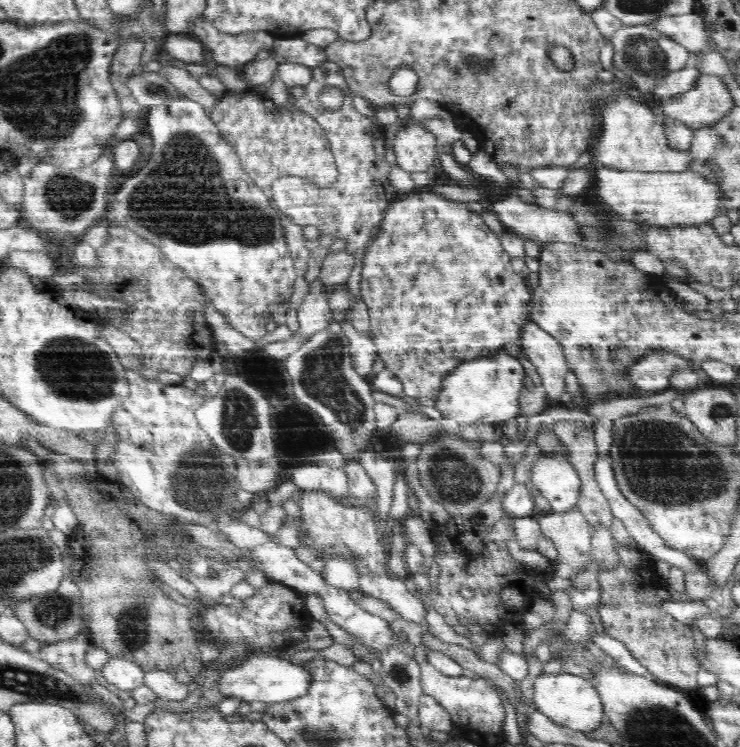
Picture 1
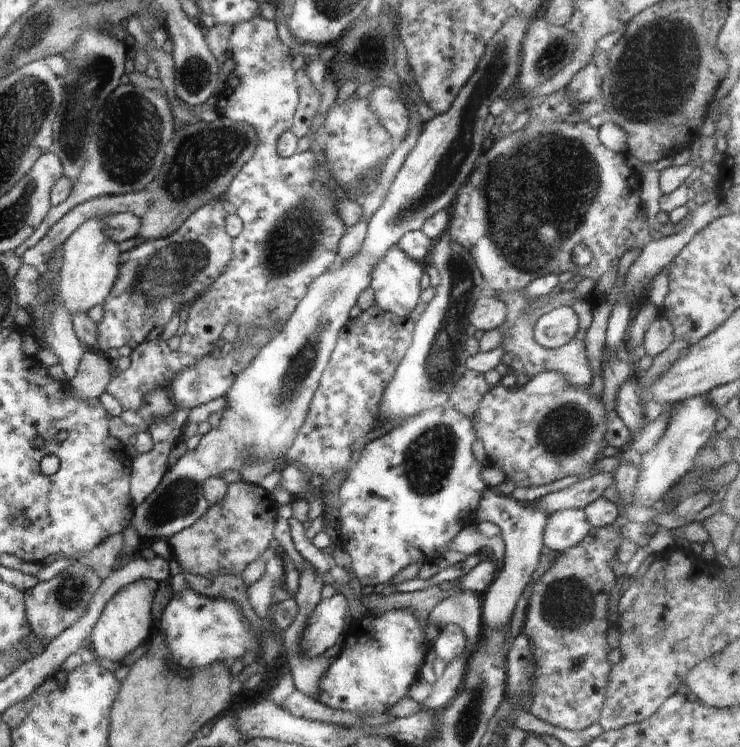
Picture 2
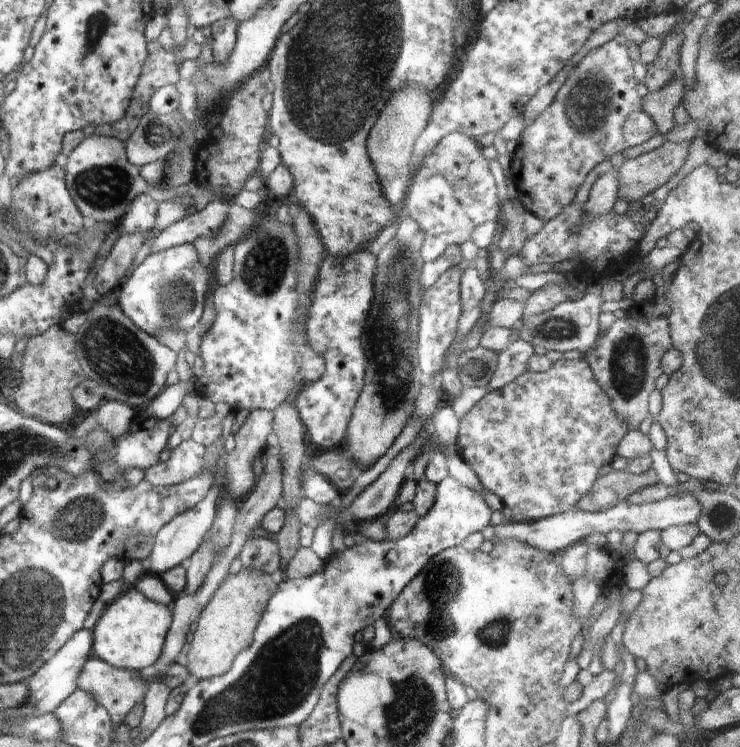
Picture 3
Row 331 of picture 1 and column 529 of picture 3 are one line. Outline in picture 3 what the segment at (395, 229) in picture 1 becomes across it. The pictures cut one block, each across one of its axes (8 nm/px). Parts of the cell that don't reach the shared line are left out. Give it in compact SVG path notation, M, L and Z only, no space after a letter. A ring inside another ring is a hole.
M585 357L575 360L561 359L554 362L546 372L534 372L526 369L516 380L506 384L498 390L490 391L472 409L466 413L459 424L459 435L456 445L456 451L463 456L464 462L472 468L479 478L481 484L494 492L505 506L512 512L512 520L515 522L534 522L539 521L562 512L568 508L576 507L578 500L590 492L592 484L604 473L616 458L616 450L622 437L627 433L626 426L620 422L621 418L614 412L610 406L610 400L606 392L596 384L592 369Z

